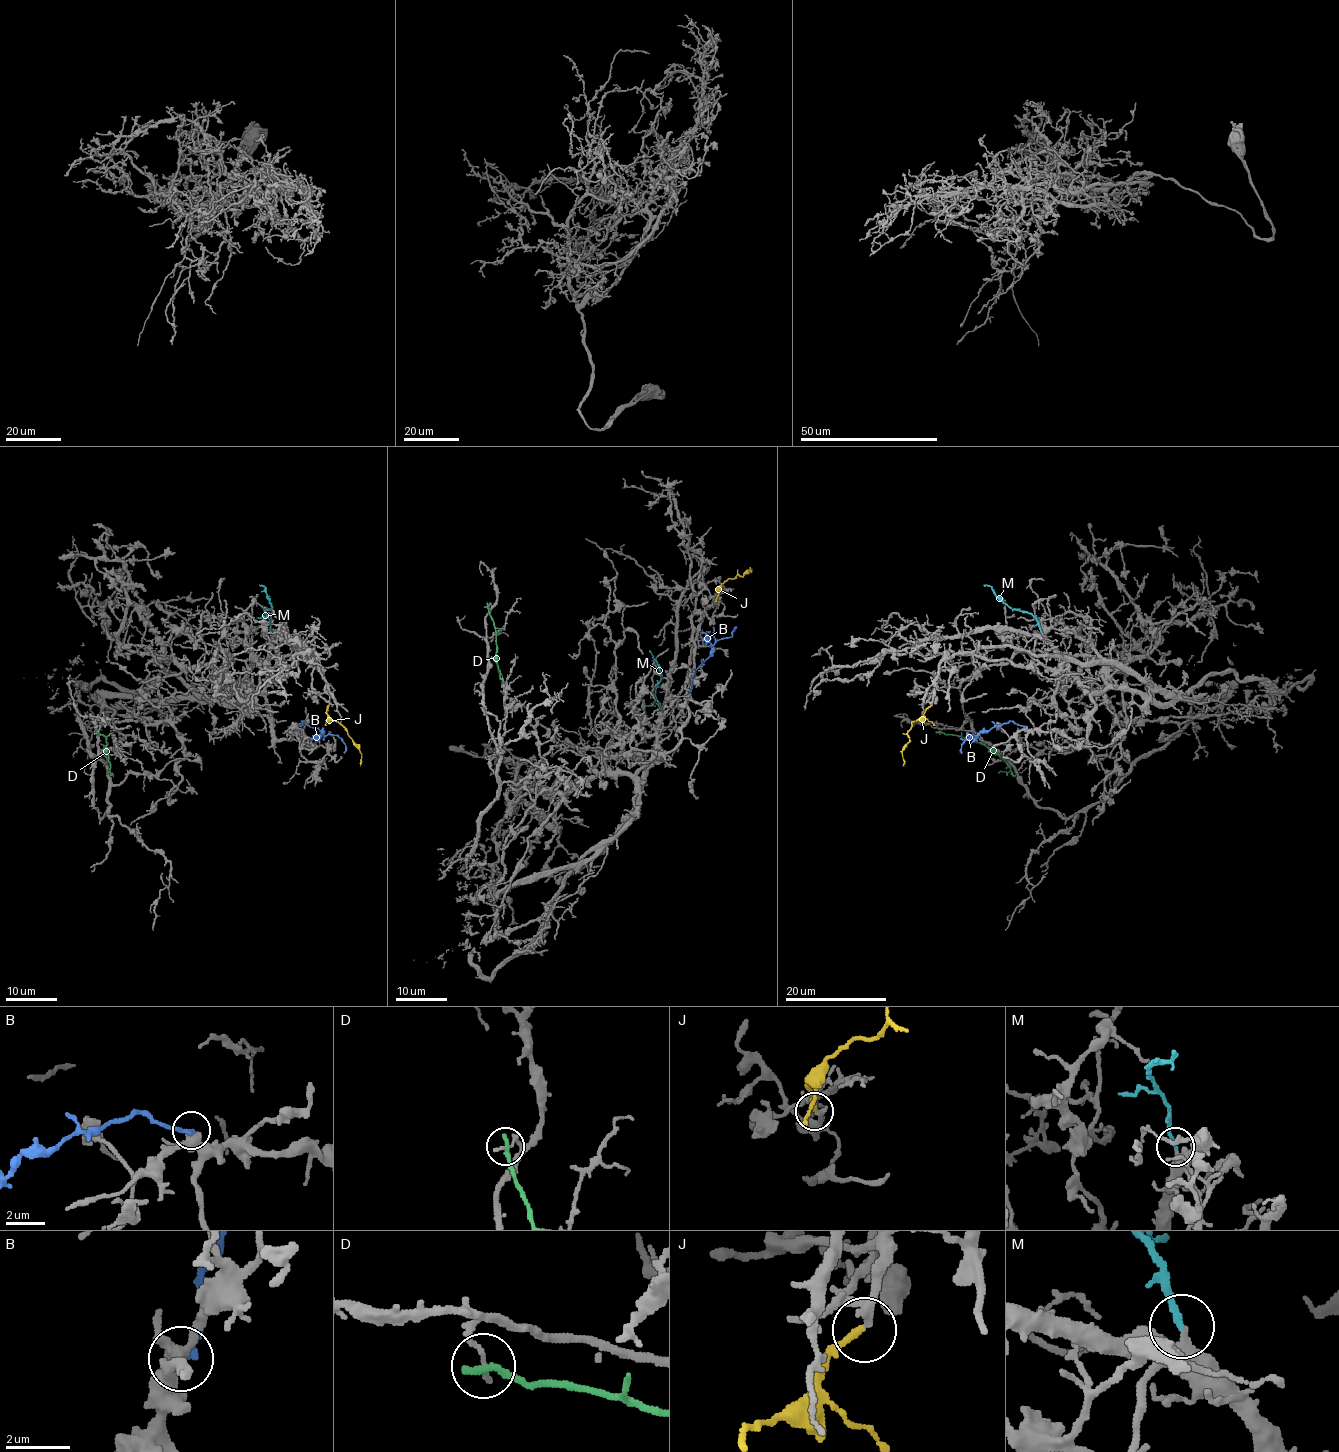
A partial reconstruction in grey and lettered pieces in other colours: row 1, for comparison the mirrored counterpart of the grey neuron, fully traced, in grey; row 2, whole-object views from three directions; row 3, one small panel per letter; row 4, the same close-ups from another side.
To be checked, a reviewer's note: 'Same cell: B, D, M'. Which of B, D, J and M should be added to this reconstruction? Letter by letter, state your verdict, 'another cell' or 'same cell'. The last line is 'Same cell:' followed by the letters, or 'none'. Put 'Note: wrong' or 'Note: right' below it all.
B: same cell
D: another cell
J: same cell
M: same cell
Same cell: B, J, M
Note: wrong

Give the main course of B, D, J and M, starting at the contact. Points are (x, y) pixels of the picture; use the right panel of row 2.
B: (1025, 725), (1003, 723), (977, 735), (972, 734), (963, 744), (961, 753)
D: (938, 732), (969, 738), (989, 747), (1010, 768), (998, 774)
J: (931, 706), (912, 723), (908, 732), (909, 742), (902, 751), (903, 766)
M: (1041, 631), (1030, 613), (1006, 605), (989, 585), (983, 584)

